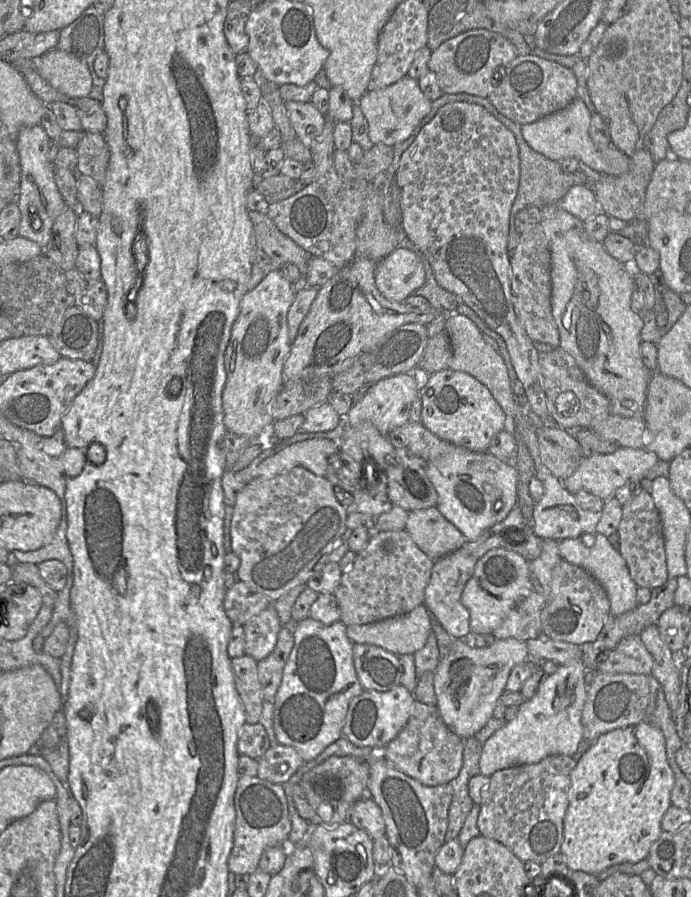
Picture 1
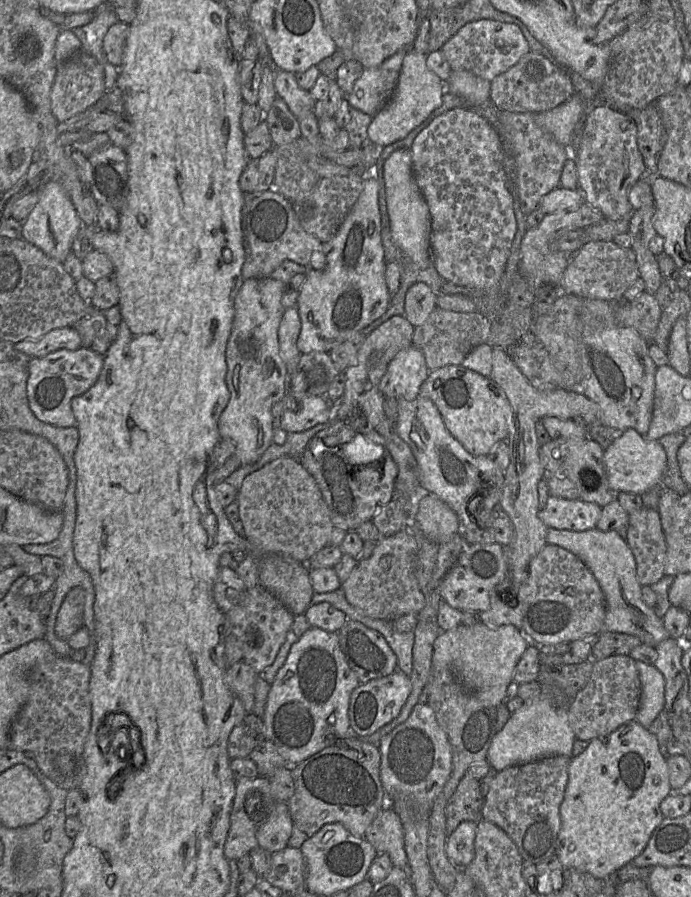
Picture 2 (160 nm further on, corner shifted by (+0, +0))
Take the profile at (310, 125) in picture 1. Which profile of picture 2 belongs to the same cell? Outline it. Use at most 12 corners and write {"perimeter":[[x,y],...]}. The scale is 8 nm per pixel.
{"perimeter":[[276,69],[277,96],[296,118],[314,111],[310,91],[294,73]]}

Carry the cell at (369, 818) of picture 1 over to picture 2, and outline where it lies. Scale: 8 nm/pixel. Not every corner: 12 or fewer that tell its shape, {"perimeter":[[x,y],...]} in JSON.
{"perimeter":[[384,807],[364,838],[393,867],[407,869],[403,826]]}

